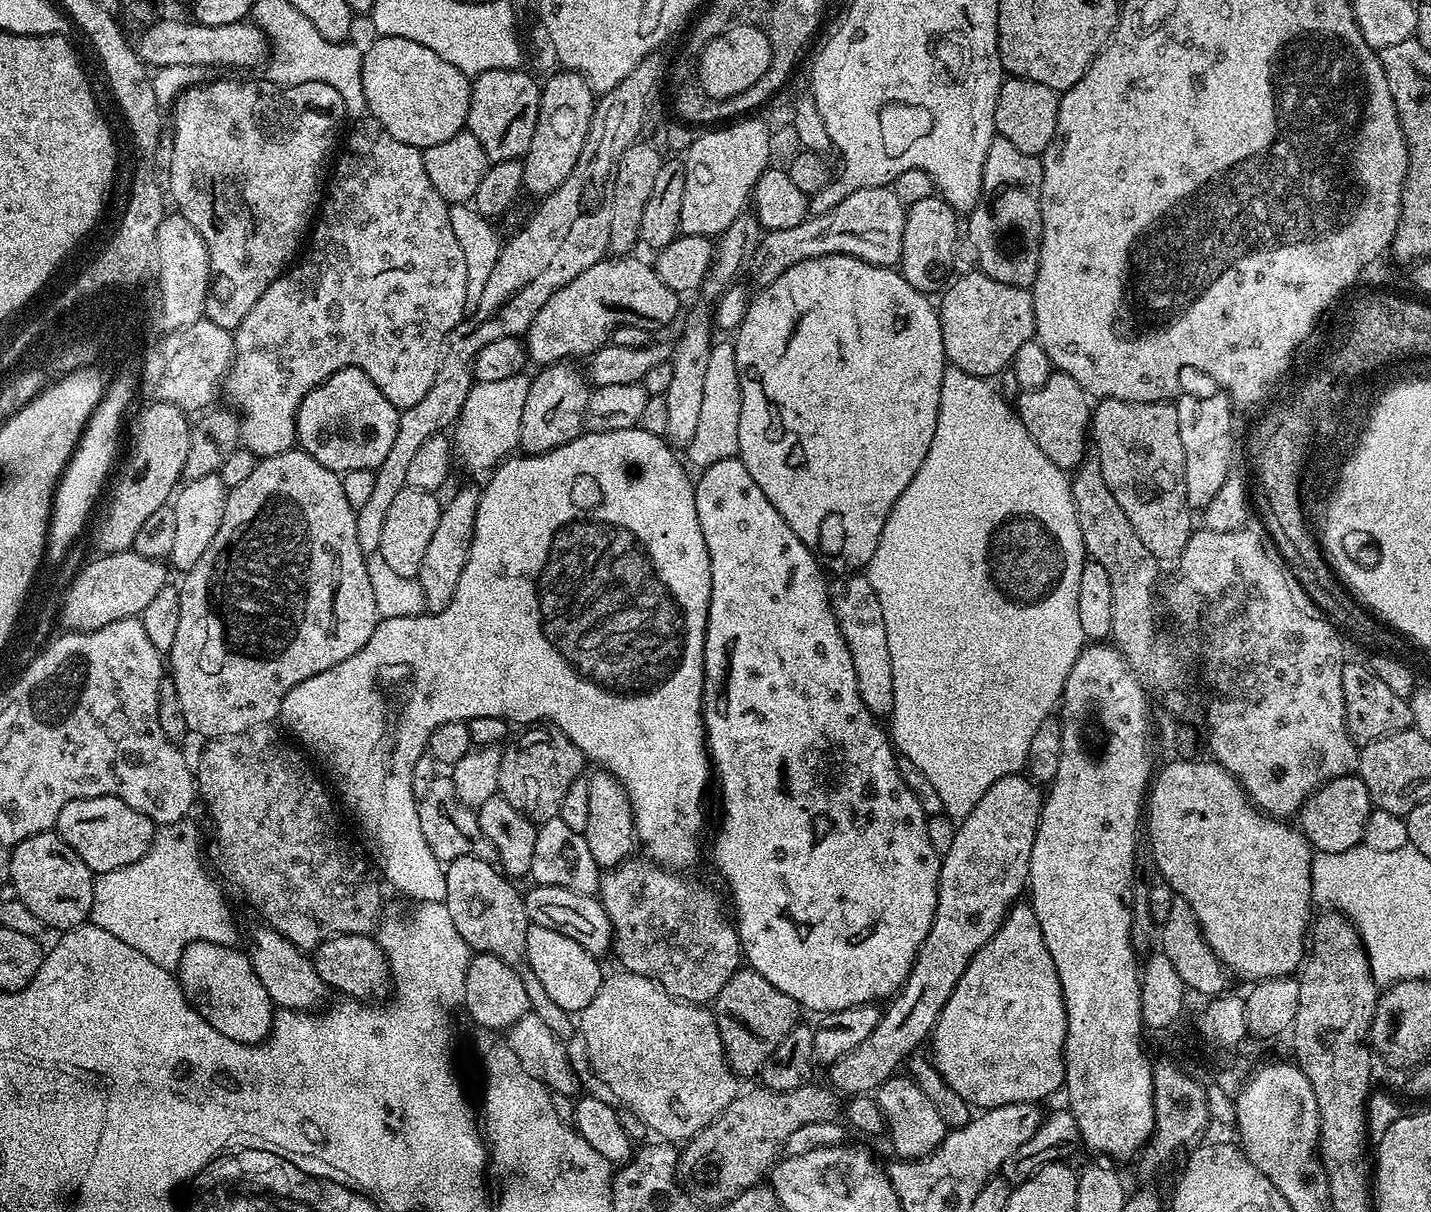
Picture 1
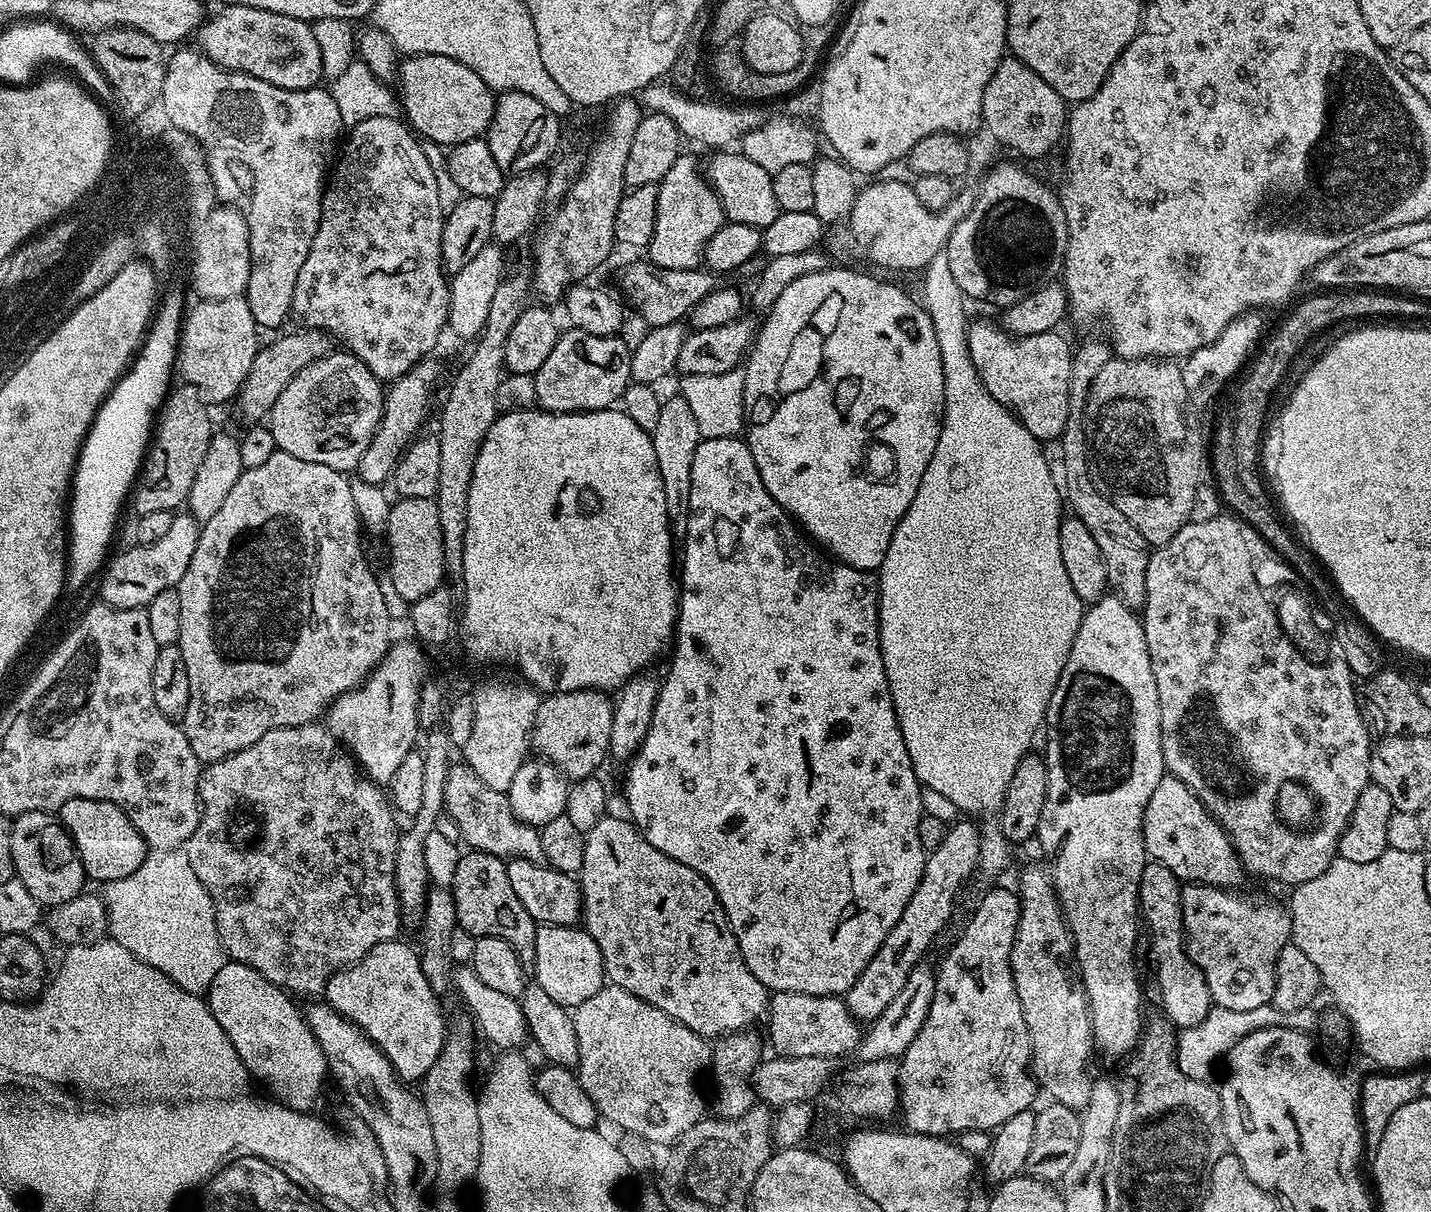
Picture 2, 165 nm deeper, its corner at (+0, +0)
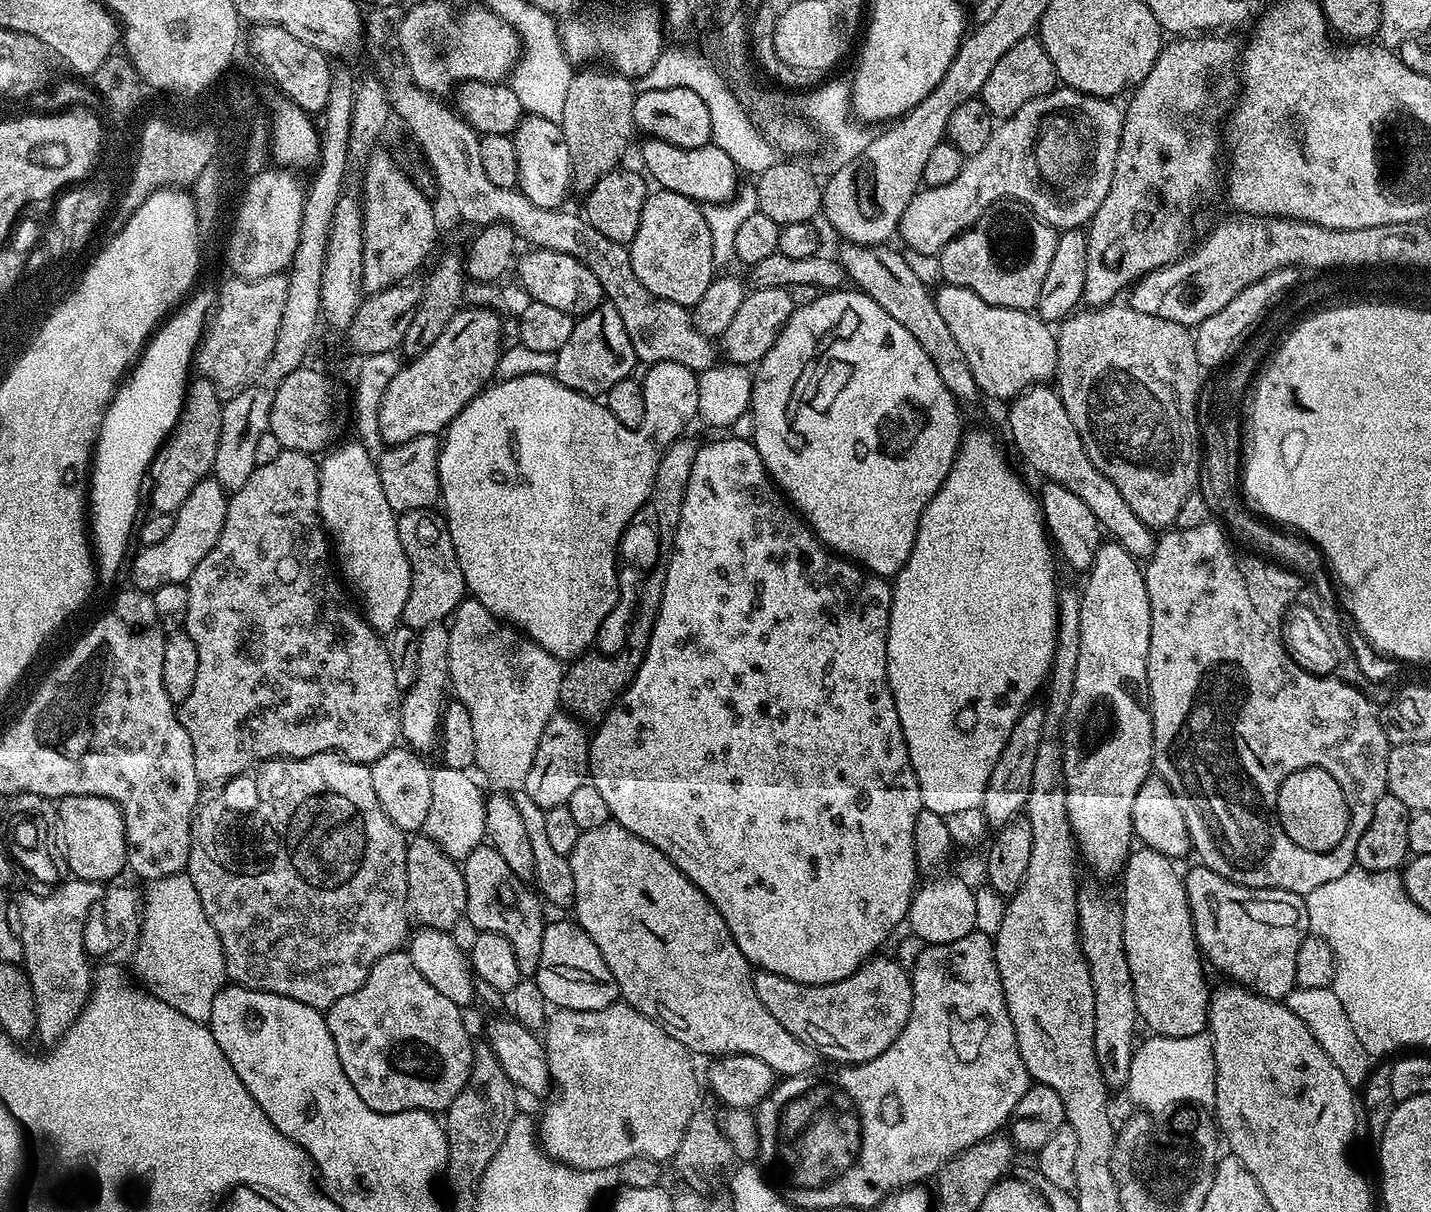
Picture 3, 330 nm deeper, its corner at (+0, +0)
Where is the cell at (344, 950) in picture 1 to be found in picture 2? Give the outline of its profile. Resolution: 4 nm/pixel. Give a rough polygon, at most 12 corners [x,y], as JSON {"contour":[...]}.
{"contour":[[397,938],[322,996],[401,1080],[444,1049],[444,1012],[417,949]]}

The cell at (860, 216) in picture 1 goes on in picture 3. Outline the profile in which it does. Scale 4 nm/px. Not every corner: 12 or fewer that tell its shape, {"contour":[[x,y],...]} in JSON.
{"contour":[[1057,86],[993,127],[900,219],[935,256],[989,208],[1083,229],[1114,178],[1121,105]]}

